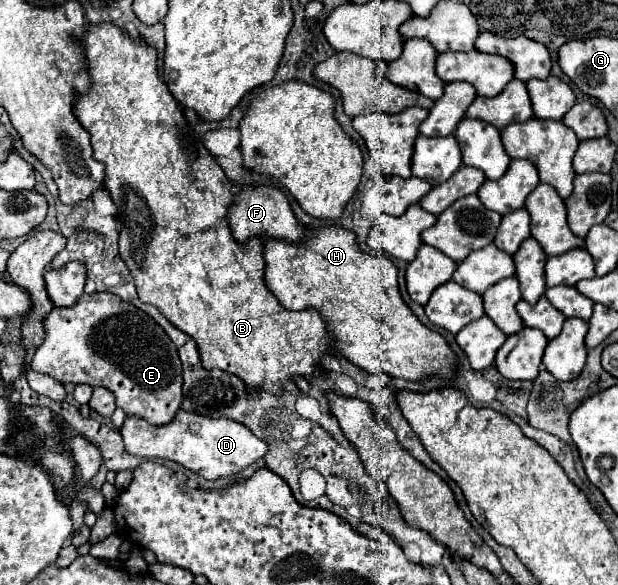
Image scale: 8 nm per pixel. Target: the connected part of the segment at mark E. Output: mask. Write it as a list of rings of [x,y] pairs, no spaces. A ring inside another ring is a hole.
[[[95,292],[83,294],[71,308],[53,308],[45,320],[47,336],[45,342],[37,348],[31,362],[31,368],[35,372],[49,374],[61,384],[73,382],[109,388],[117,398],[117,406],[125,414],[145,418],[151,424],[167,424],[173,420],[181,406],[181,360],[171,338],[151,316],[121,300],[119,296],[113,296],[109,292]]]

